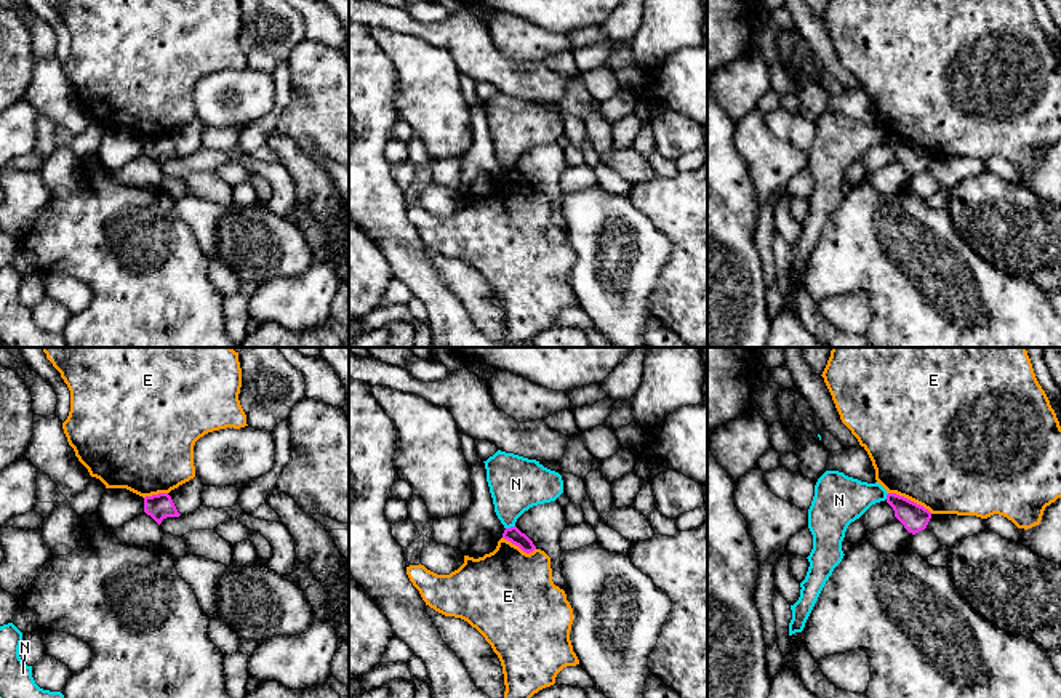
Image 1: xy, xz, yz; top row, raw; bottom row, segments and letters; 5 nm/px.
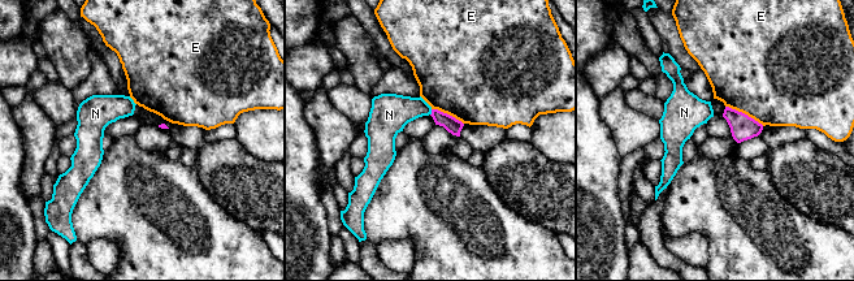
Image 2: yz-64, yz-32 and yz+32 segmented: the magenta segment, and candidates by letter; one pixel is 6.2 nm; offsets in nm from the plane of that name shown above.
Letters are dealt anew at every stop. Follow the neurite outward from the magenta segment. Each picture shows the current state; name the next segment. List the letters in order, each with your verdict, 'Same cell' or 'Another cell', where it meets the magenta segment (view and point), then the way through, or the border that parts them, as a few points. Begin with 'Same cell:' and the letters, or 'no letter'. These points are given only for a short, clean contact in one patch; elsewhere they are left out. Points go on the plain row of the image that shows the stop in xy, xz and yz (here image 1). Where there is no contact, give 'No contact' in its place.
Same cell: no letter
E: Another cell. Touches magenta at yz (909, 141)
N: Another cell. Touches magenta at xz (511, 168). Boundary: xz (514, 167), (506, 170)

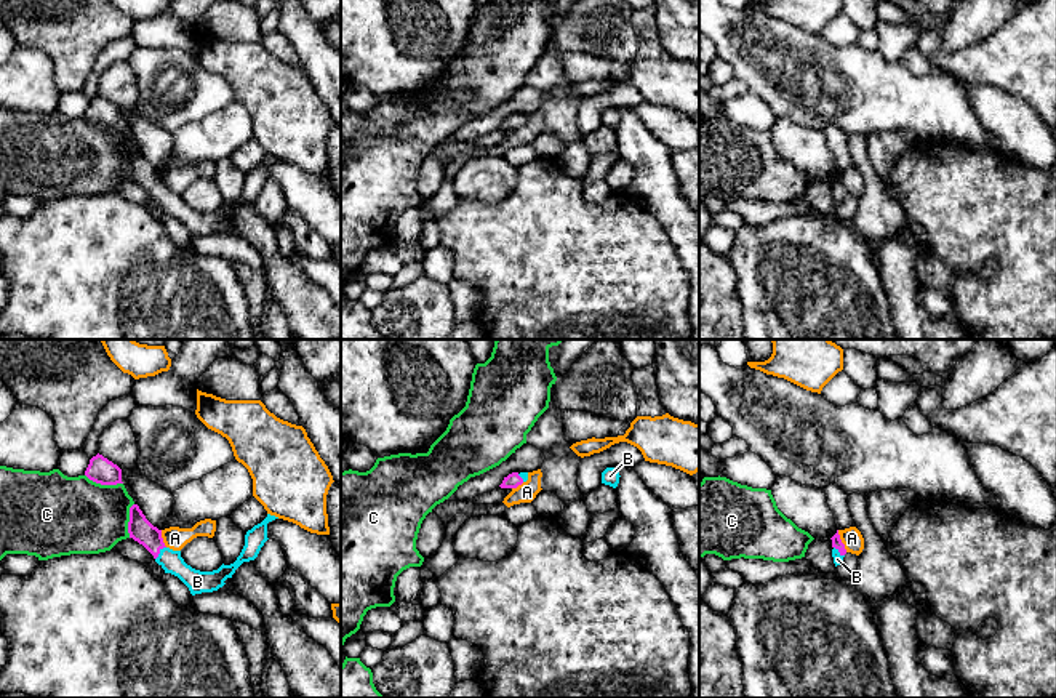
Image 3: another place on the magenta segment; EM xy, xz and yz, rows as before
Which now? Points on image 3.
Same cell: B
A: Another cell. Touches magenta at yz (840, 183). Boundary: yz (837, 172), (847, 192)
B: Same cell. Touches magenta at xy (159, 194). Path across: xy (140, 170), (159, 194), (197, 223)
C: Another cell. Touches magenta at xy (104, 125)

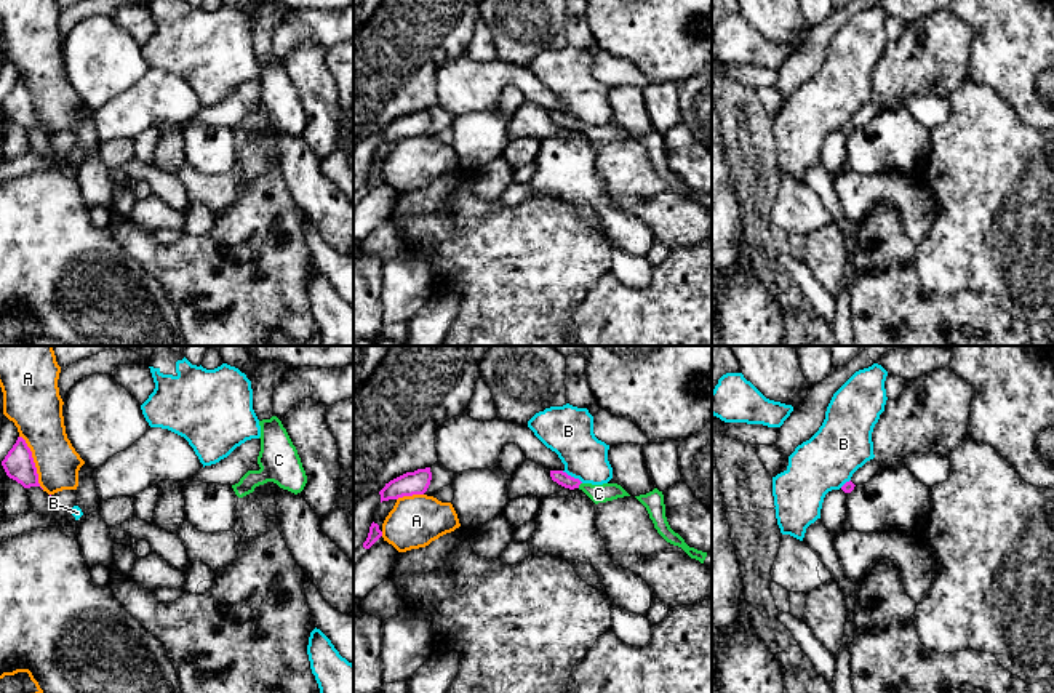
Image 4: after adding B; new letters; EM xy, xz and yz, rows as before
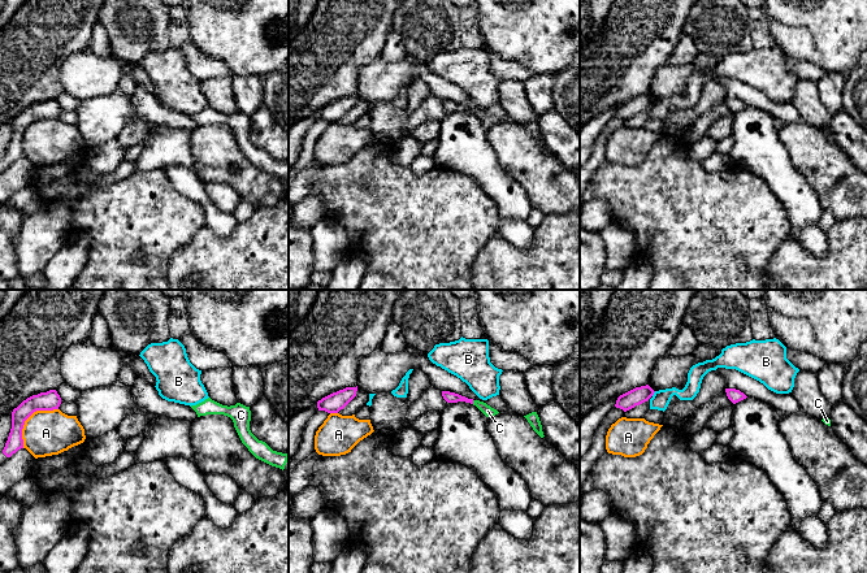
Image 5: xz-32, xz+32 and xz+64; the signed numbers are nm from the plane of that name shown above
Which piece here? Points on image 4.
Same cell: C
A: Another cell. Touches magenta at xy (34, 104). Boundary: xy (19, 77), (31, 93), (37, 124), (43, 130)
B: Another cell. Touches magenta at xz (573, 119). Boundary: xz (562, 112), (582, 124)
C: Same cell. Touches magenta at xz (579, 125). Path across: xz (560, 119), (571, 125), (579, 125), (598, 135)

